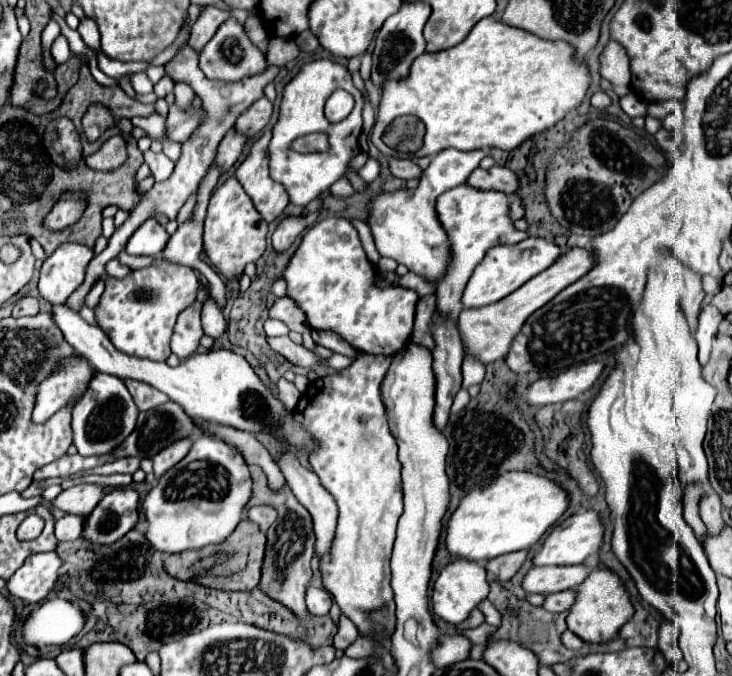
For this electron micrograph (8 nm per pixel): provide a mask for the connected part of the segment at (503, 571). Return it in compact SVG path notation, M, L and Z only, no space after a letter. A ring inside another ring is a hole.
M515 551L515 553L499 555L487 563L487 571L493 577L497 577L499 581L509 581L521 569L525 559L527 559L527 551Z

